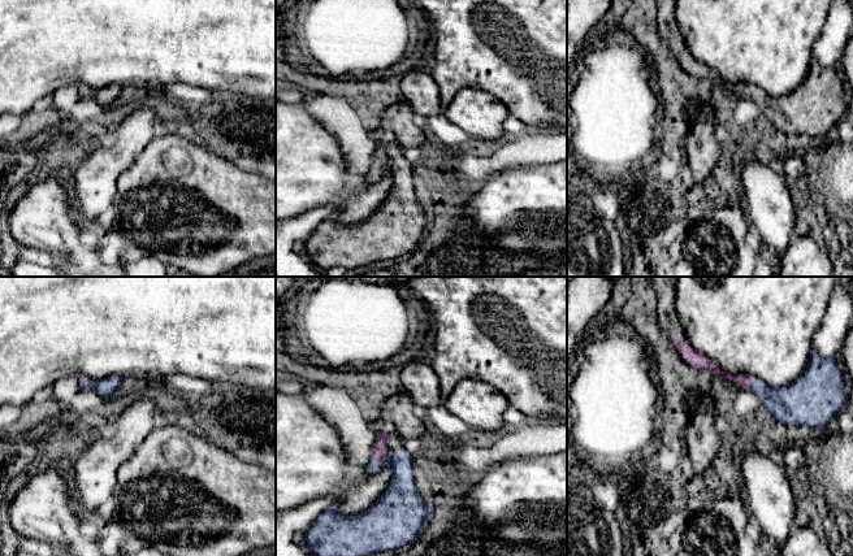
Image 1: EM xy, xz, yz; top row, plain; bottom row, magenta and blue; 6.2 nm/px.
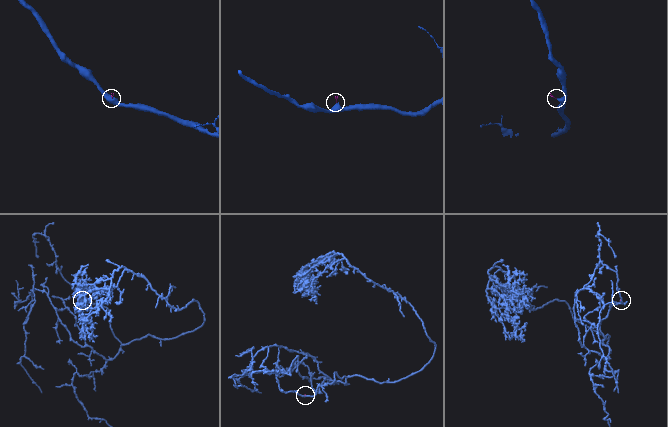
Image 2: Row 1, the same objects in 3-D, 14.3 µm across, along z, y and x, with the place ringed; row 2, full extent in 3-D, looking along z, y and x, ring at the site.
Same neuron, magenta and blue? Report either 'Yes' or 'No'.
Yes

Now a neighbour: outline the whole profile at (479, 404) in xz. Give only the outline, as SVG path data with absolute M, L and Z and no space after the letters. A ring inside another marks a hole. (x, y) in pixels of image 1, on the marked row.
M460 379L442 404L473 430L495 434L506 430L503 413L510 403L489 383Z

